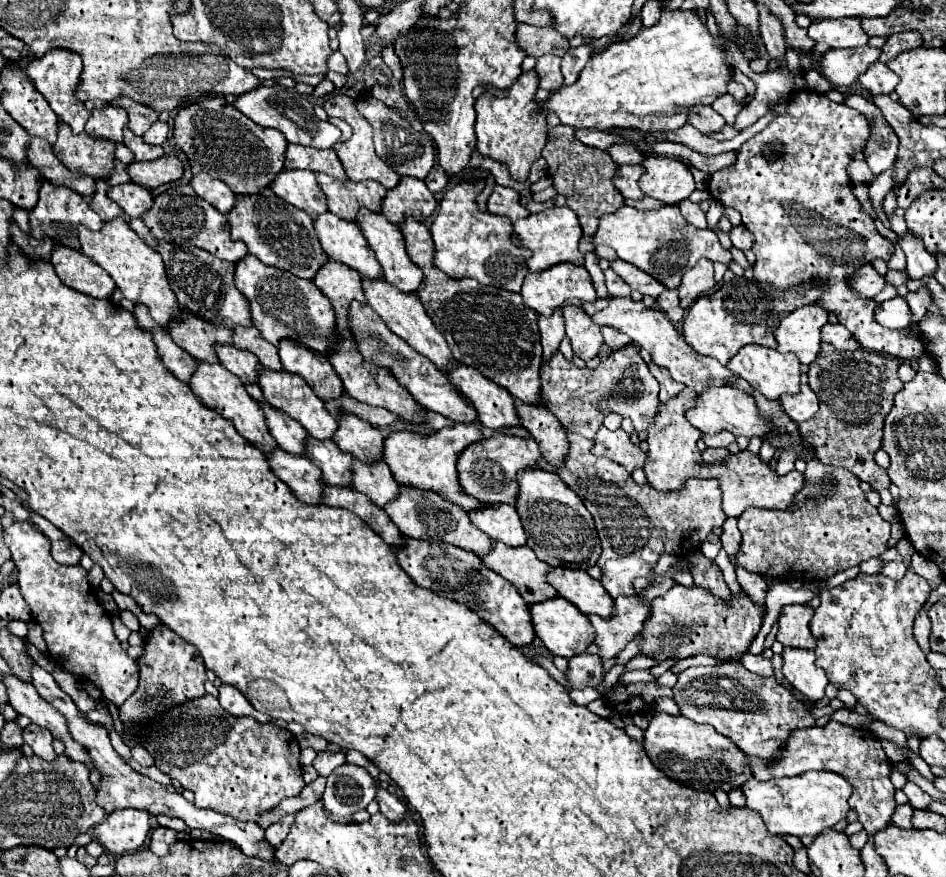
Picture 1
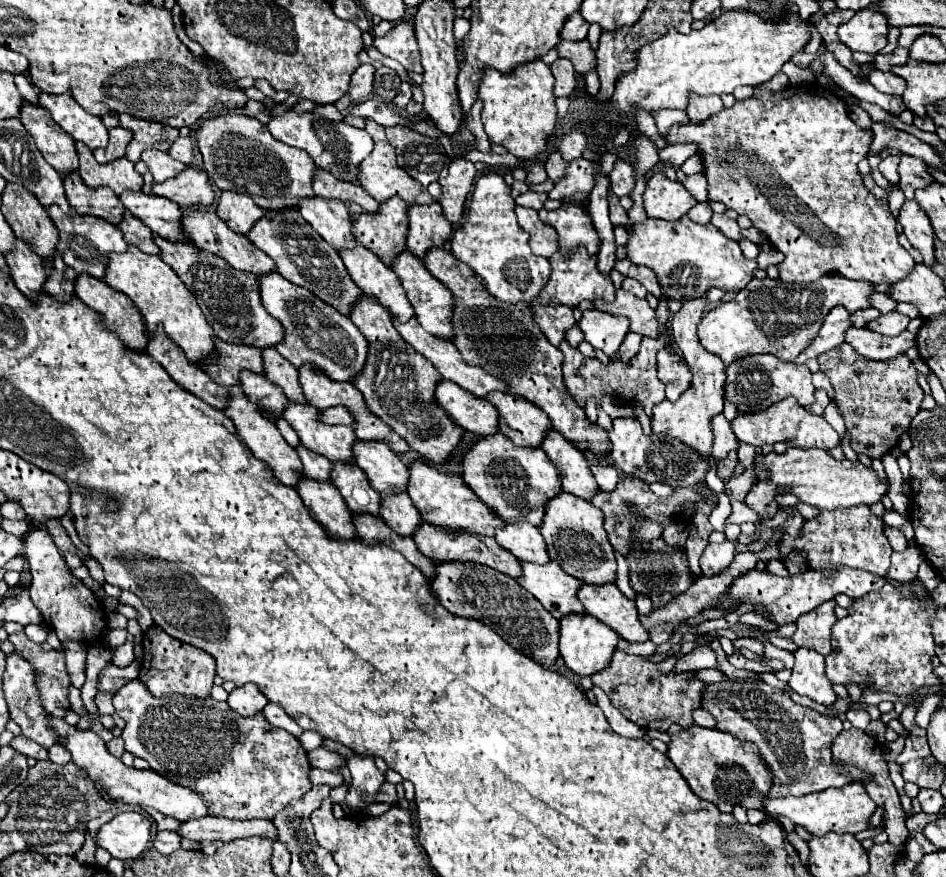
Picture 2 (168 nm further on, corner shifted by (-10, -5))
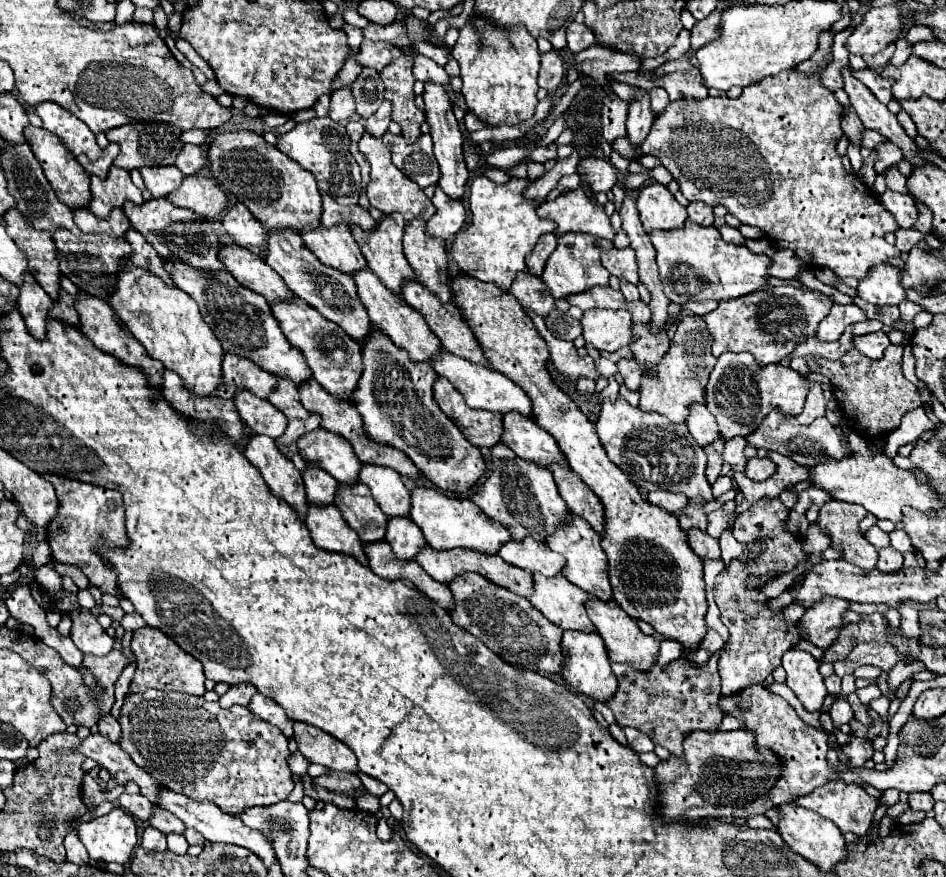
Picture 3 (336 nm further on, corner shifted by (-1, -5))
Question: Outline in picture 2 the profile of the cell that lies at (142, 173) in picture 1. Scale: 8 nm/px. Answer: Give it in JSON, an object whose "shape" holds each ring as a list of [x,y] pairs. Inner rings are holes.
{"shape":[[[186,167],[182,175],[166,183],[154,183],[154,195],[166,197],[182,207],[210,207],[216,199],[208,175],[198,167]]]}

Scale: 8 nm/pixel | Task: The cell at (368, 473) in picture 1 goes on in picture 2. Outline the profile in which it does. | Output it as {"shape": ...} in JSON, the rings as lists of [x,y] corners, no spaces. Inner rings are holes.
{"shape":[[[408,493],[404,495],[382,495],[382,511],[384,523],[402,537],[412,537],[414,531],[422,525],[420,513],[410,501]]]}

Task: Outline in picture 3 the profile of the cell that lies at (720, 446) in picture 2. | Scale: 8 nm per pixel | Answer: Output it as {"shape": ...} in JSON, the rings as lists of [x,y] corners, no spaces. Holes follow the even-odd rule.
{"shape":[[[693,403],[689,407],[687,429],[693,435],[693,439],[697,441],[697,445],[701,445],[701,447],[707,447],[709,443],[713,443],[713,441],[717,441],[721,437],[715,417],[701,403]]]}

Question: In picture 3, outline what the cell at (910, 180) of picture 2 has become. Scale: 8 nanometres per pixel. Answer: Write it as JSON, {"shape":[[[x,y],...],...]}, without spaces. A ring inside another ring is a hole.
{"shape":[[[891,141],[881,143],[877,147],[877,151],[879,151],[879,159],[875,161],[875,167],[893,167],[893,165],[897,165],[903,159],[901,149],[895,143],[891,143]]]}

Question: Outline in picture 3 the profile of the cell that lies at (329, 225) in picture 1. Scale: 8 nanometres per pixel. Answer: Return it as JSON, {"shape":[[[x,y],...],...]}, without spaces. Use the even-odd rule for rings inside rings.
{"shape":[[[361,269],[361,271],[355,271],[353,275],[353,281],[357,285],[357,293],[359,293],[359,299],[361,303],[365,305],[369,317],[371,317],[371,323],[385,335],[389,335],[389,339],[393,343],[397,343],[397,347],[403,347],[409,351],[409,357],[413,361],[427,361],[435,351],[441,349],[441,343],[439,339],[431,333],[431,329],[427,327],[425,319],[421,313],[417,313],[415,309],[411,309],[403,299],[401,295],[389,291],[381,279],[377,279],[377,275],[373,275],[369,269]]]}

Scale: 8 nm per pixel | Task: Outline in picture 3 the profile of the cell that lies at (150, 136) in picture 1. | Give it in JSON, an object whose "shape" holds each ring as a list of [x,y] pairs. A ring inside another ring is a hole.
{"shape":[[[187,143],[187,145],[181,147],[181,155],[177,155],[175,165],[177,165],[177,169],[179,169],[183,175],[193,175],[193,173],[197,173],[201,167],[207,165],[205,151],[203,151],[199,145]]]}

